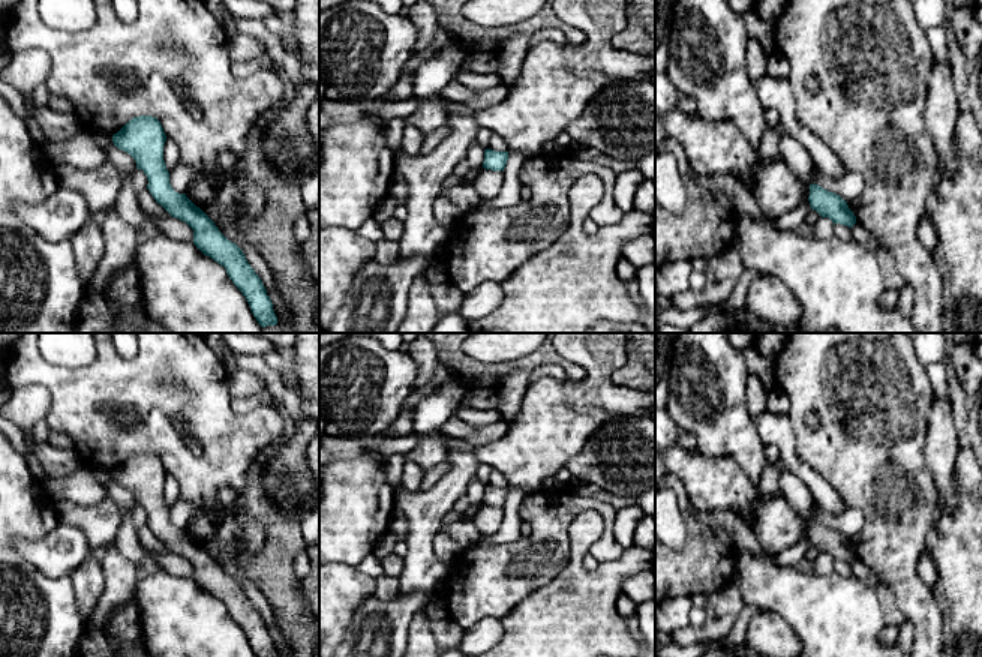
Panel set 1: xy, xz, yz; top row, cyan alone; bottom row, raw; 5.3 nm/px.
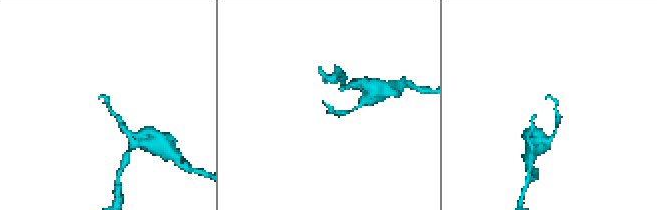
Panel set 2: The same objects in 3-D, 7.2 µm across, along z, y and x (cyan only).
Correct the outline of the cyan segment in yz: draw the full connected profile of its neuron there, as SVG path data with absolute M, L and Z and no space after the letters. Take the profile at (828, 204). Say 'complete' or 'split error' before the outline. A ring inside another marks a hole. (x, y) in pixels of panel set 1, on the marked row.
complete | M810 184L808 201L813 210L816 210L822 218L829 218L834 225L841 224L852 228L856 224L856 216L849 208L847 201L819 184Z

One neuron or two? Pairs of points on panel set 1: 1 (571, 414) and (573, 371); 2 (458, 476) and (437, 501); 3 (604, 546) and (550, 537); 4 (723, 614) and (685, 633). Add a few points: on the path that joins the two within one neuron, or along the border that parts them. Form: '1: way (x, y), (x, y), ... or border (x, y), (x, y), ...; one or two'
1: border (586, 375), (580, 380), (568, 380); two
2: way (456, 482), (443, 495); one
3: way (607, 522), (597, 504), (576, 504), (567, 513); one
4: way (715, 624), (705, 633), (696, 633); one

